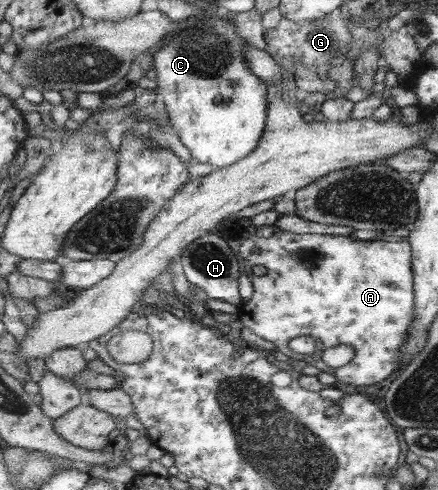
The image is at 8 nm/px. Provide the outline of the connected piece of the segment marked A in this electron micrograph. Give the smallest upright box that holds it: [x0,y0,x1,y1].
[238,226,416,387]

